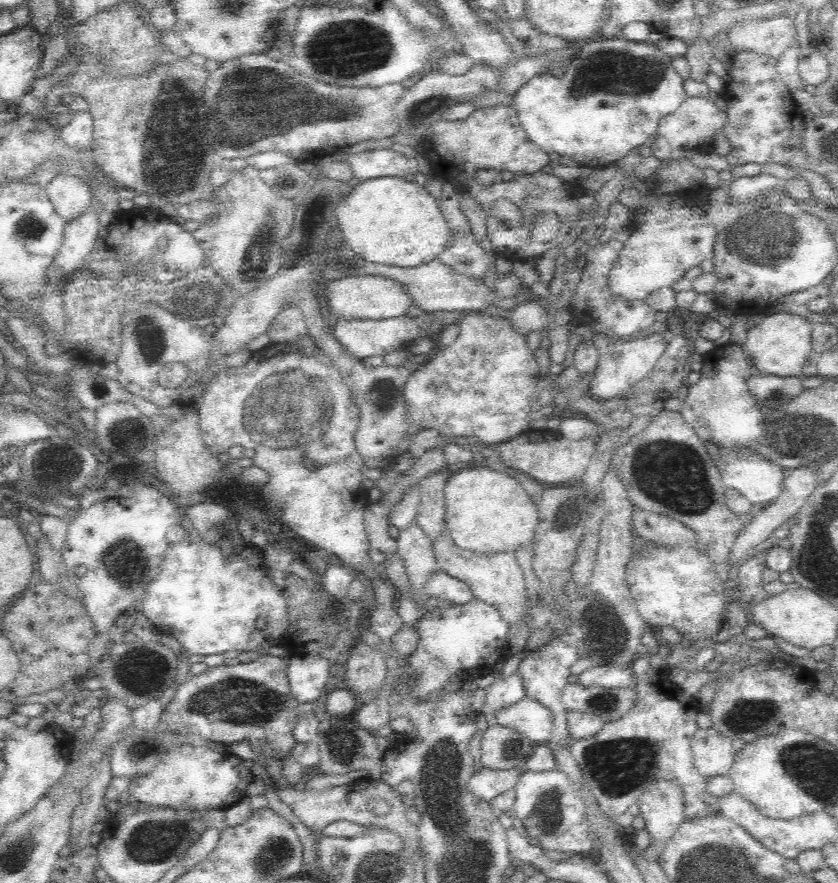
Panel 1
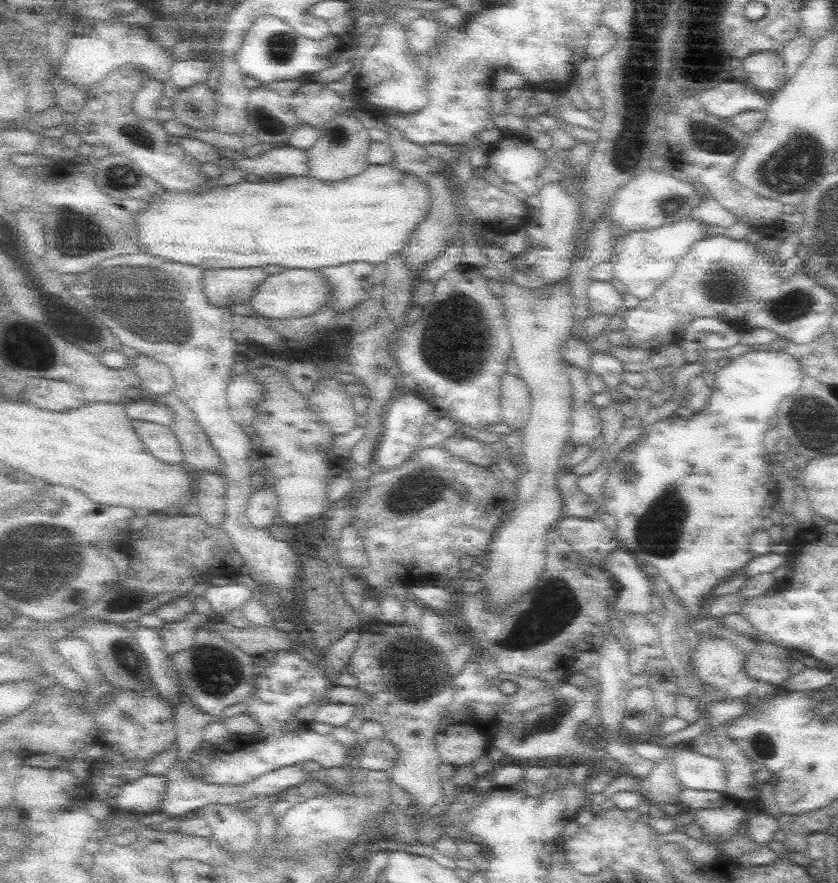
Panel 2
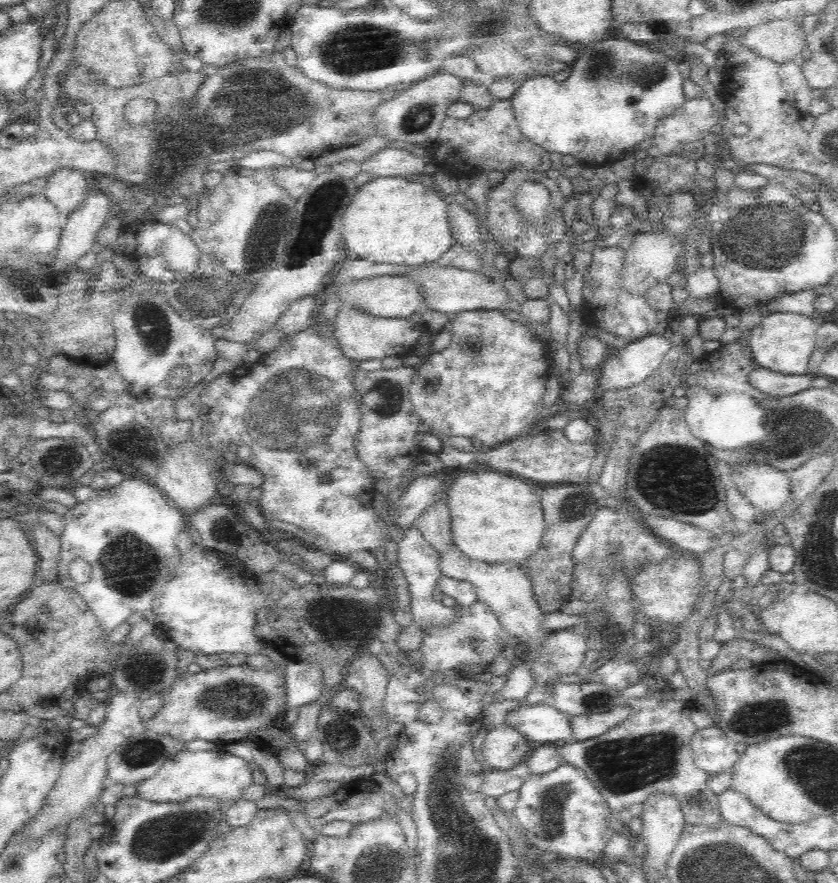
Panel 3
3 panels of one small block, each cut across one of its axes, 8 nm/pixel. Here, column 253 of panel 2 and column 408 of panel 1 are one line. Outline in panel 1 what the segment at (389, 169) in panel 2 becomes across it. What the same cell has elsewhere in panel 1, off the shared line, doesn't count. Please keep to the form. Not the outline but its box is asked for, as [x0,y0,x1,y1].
[336,178,452,268]

